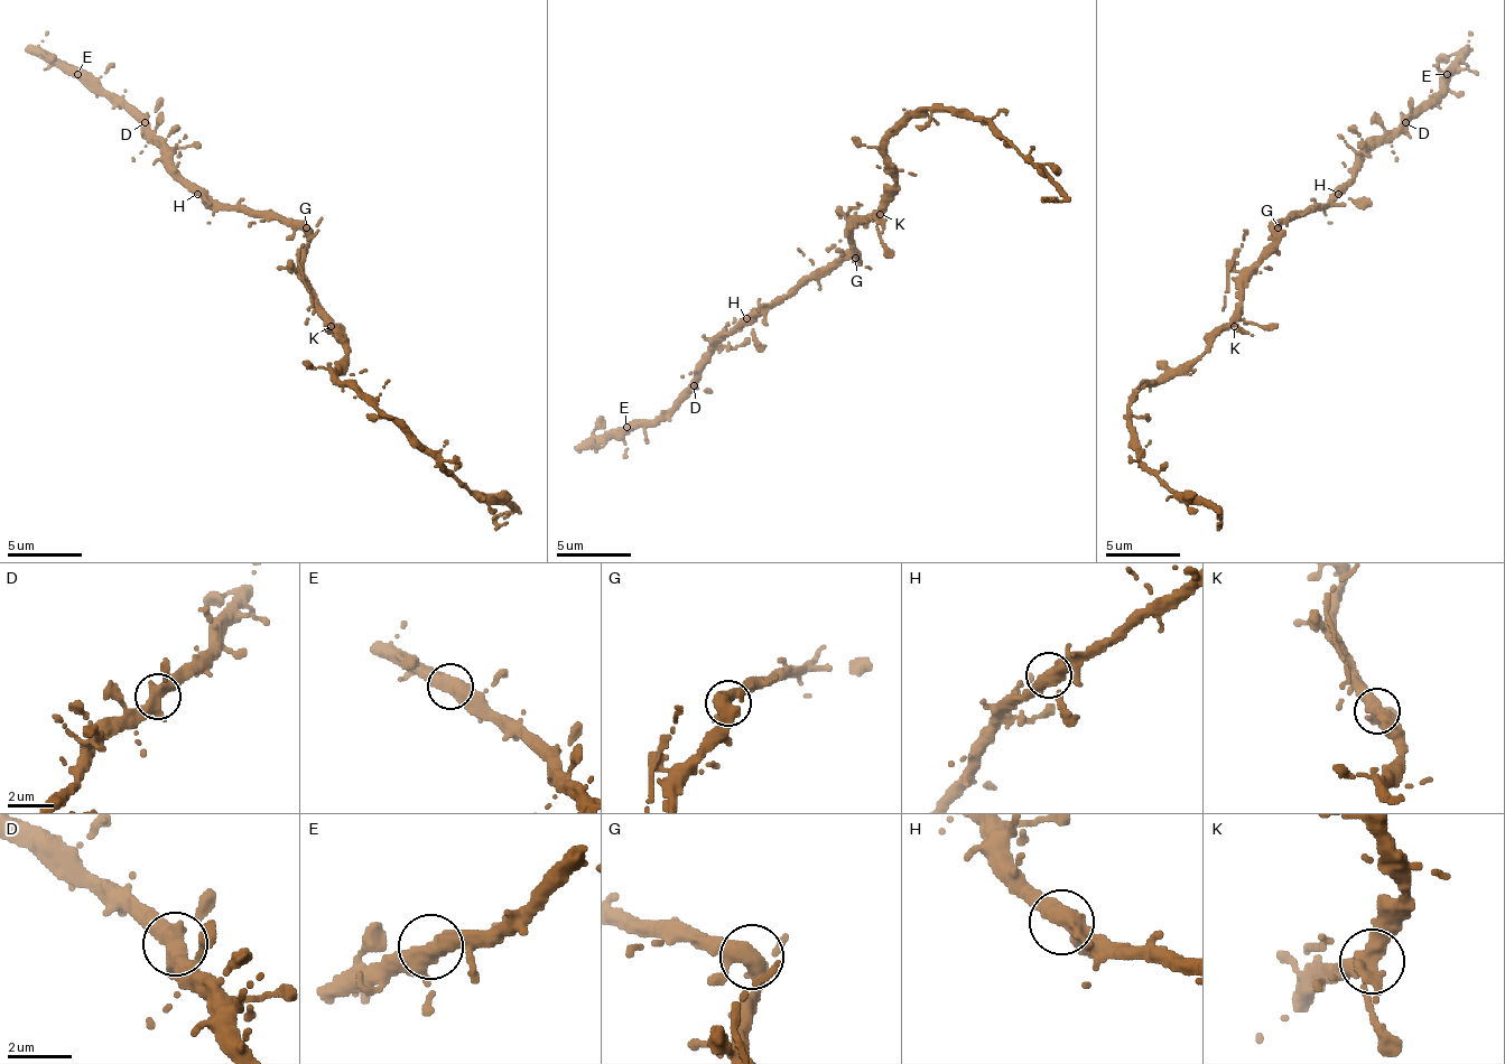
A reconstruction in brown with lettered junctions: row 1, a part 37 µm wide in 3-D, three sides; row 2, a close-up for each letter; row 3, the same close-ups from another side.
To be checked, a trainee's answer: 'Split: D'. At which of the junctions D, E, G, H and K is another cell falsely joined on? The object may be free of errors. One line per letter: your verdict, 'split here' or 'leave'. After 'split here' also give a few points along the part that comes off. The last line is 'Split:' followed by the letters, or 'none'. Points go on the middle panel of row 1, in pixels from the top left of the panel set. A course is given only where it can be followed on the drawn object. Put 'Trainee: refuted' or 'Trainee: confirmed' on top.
Trainee: refuted
D: leave
E: leave
G: leave
H: leave
K: leave
Split: none

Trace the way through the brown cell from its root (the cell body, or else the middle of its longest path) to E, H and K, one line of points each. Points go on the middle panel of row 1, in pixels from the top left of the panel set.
E: (851, 240), (855, 258), (836, 258), (758, 307), (708, 352), (702, 374), (667, 412), (626, 427)
H: (851, 240), (855, 258), (836, 258), (828, 266), (814, 269), (783, 296), (761, 304), (746, 318)
K: (851, 240), (851, 232), (862, 221), (874, 221), (881, 213)

